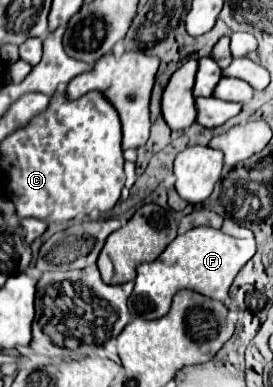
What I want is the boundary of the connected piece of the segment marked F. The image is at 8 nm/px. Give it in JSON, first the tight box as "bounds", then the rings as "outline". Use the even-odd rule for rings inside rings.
{"bounds":[128,225,256,319],"outline":[[[206,225],[194,227],[178,235],[156,261],[138,265],[138,275],[134,281],[132,295],[128,299],[128,309],[132,317],[158,319],[168,313],[172,297],[180,289],[192,289],[206,297],[224,301],[228,297],[228,289],[234,277],[254,253],[256,253],[254,239],[236,239],[222,233],[220,229],[212,229]],[[138,285],[142,285],[142,289],[136,289]],[[136,291],[140,291],[138,295],[150,295],[150,297],[136,297]]]}

